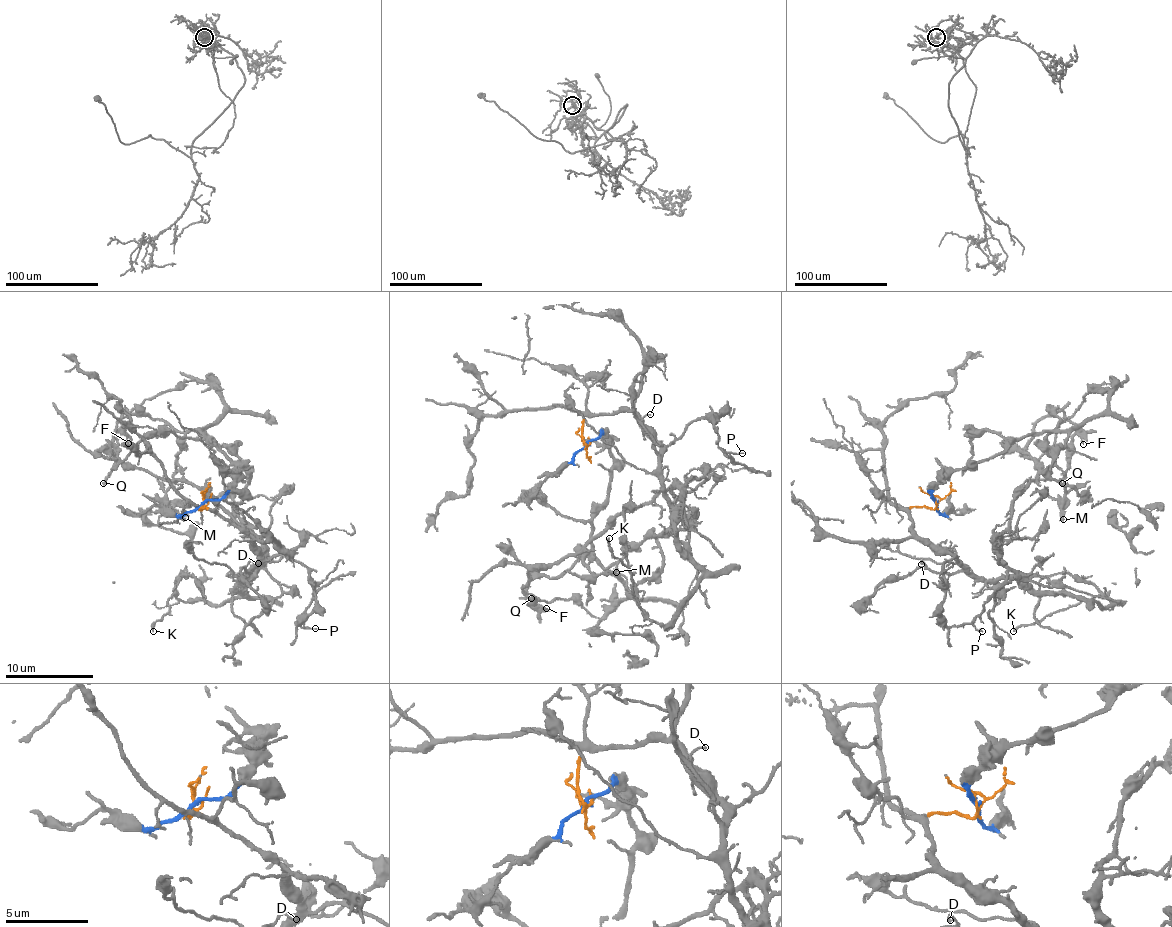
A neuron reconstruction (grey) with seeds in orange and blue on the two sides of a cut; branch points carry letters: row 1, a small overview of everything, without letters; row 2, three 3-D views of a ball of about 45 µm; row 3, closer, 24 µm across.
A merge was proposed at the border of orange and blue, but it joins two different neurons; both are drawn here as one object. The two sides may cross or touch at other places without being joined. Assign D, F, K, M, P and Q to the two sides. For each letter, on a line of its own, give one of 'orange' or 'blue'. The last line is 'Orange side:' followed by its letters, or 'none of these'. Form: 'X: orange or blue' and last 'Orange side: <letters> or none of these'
D: orange
F: blue
K: orange
M: blue
P: orange
Q: blue
Orange side: D, K, P

